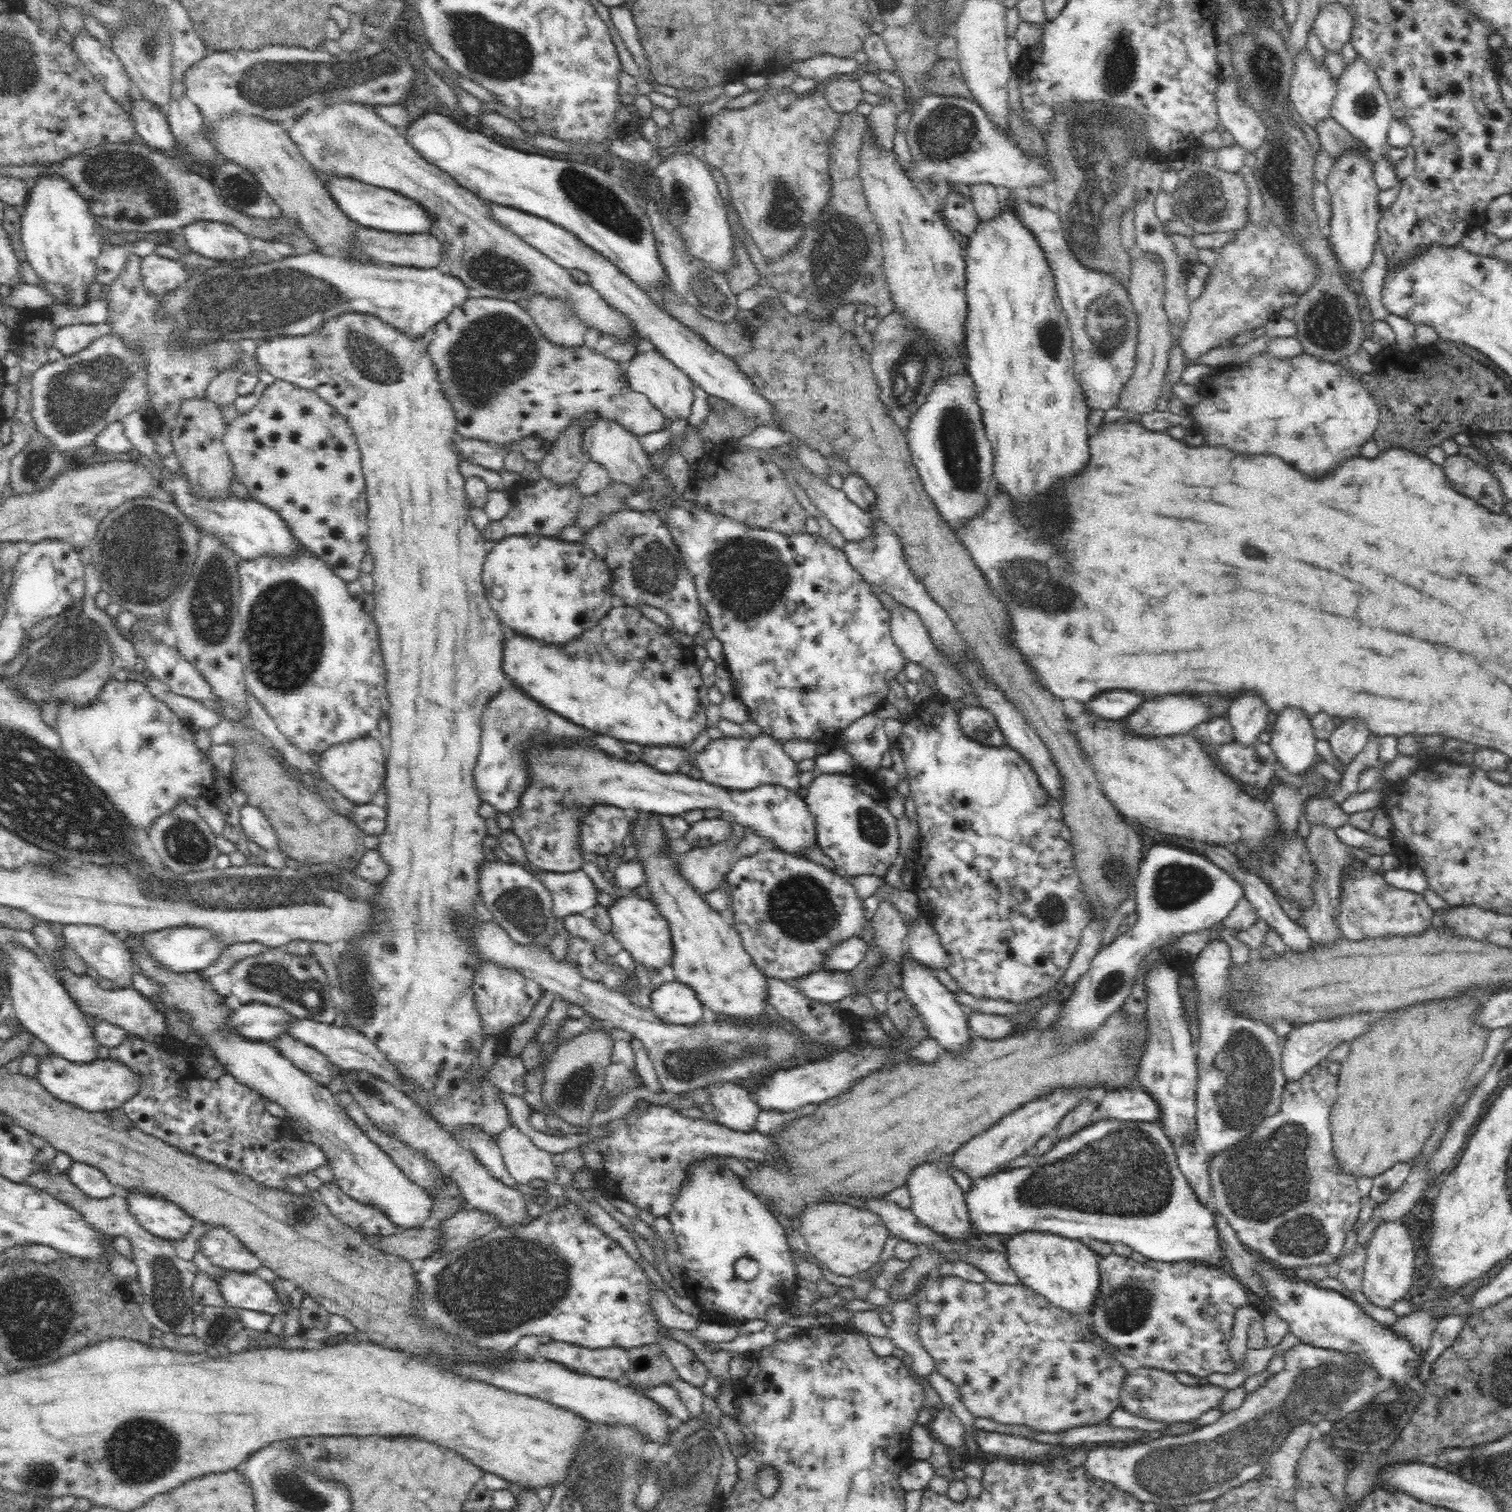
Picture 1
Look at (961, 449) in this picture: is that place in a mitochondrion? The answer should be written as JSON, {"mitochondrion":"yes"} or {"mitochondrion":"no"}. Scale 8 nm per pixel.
{"mitochondrion":"yes"}

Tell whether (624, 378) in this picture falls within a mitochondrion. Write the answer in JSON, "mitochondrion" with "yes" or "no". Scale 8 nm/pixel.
{"mitochondrion":"no"}

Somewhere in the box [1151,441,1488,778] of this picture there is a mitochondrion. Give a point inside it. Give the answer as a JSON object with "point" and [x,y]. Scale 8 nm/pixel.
{"point":[1233,606]}

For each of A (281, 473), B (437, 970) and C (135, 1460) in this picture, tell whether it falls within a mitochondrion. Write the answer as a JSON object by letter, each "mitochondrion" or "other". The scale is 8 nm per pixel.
{"A":"other","B":"other","C":"mitochondrion"}

